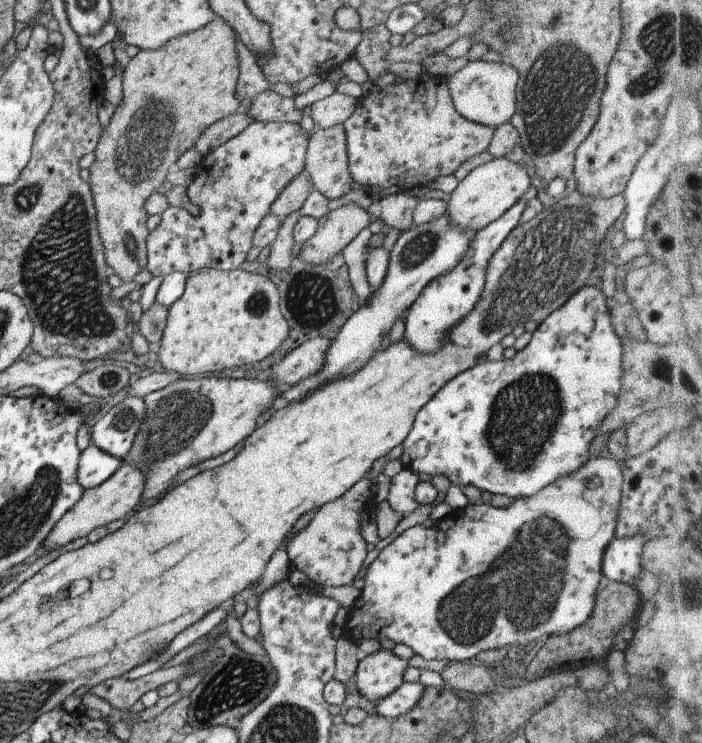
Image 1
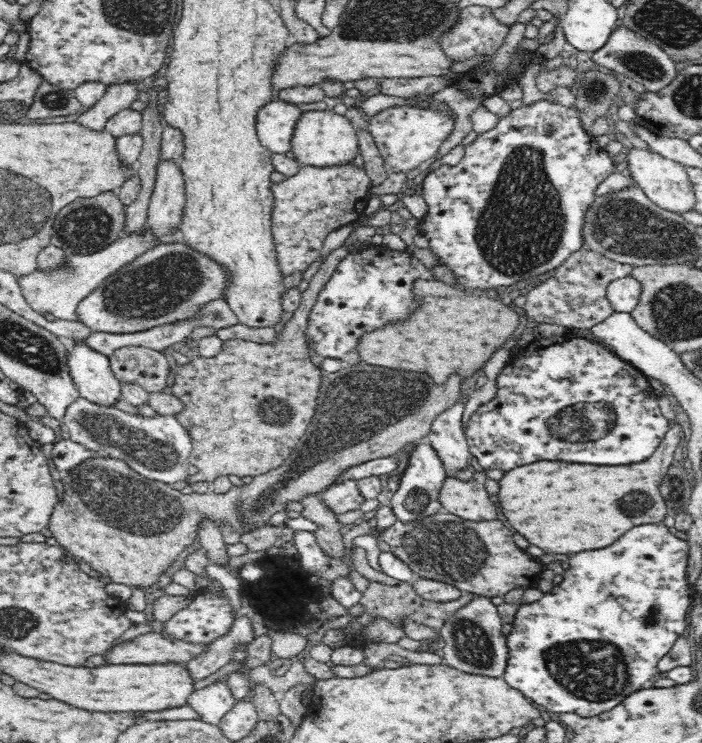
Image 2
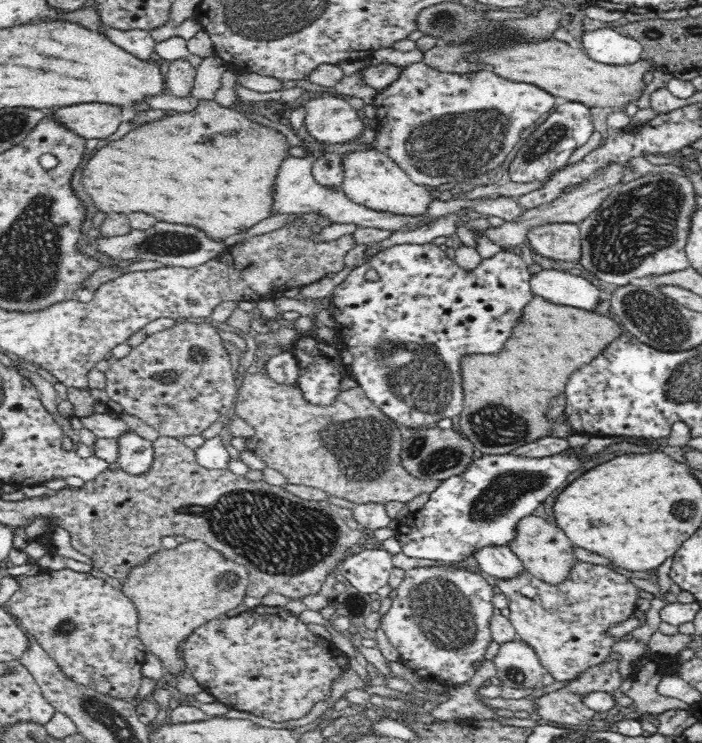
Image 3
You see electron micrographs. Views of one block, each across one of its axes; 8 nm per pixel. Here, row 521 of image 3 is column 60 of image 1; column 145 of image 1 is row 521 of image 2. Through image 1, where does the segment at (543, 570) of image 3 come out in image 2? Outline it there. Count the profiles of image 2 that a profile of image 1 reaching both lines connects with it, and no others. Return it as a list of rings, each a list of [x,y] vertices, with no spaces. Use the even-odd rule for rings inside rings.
[[[476,469],[473,478],[469,481],[462,481],[456,477],[447,476],[444,480],[444,486],[440,488],[440,503],[445,511],[463,518],[464,520],[472,520],[474,522],[482,522],[484,520],[498,520],[498,504],[492,502],[490,495],[484,487],[487,470],[479,471]]]

